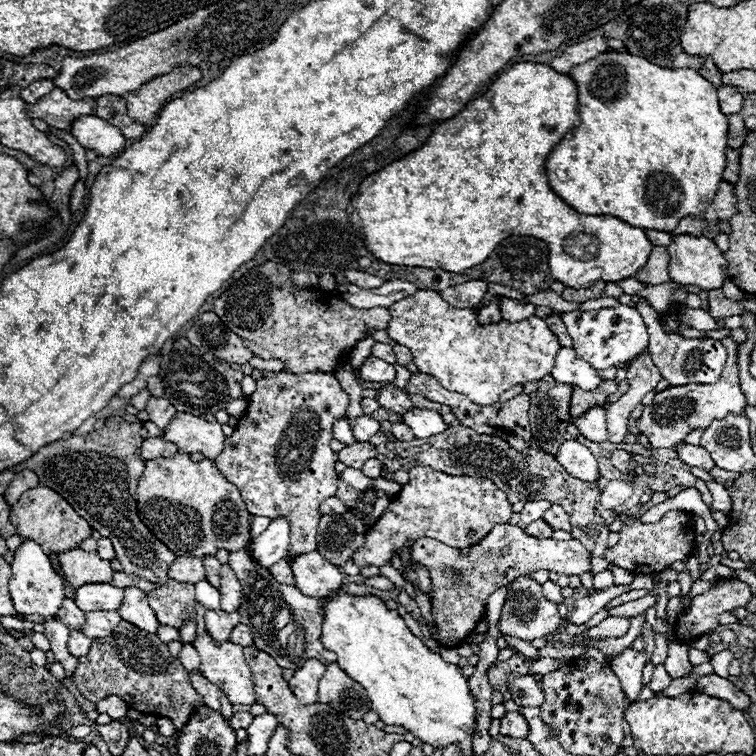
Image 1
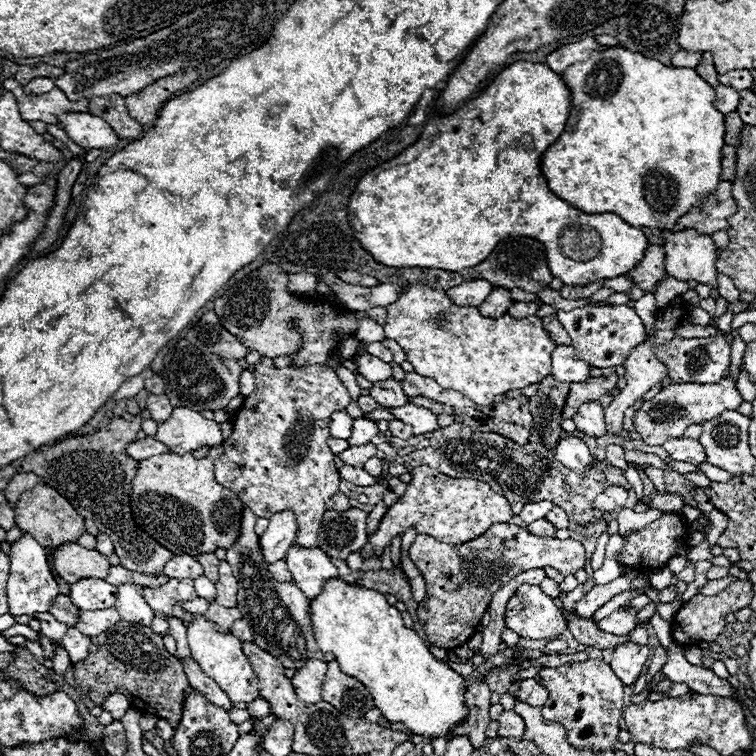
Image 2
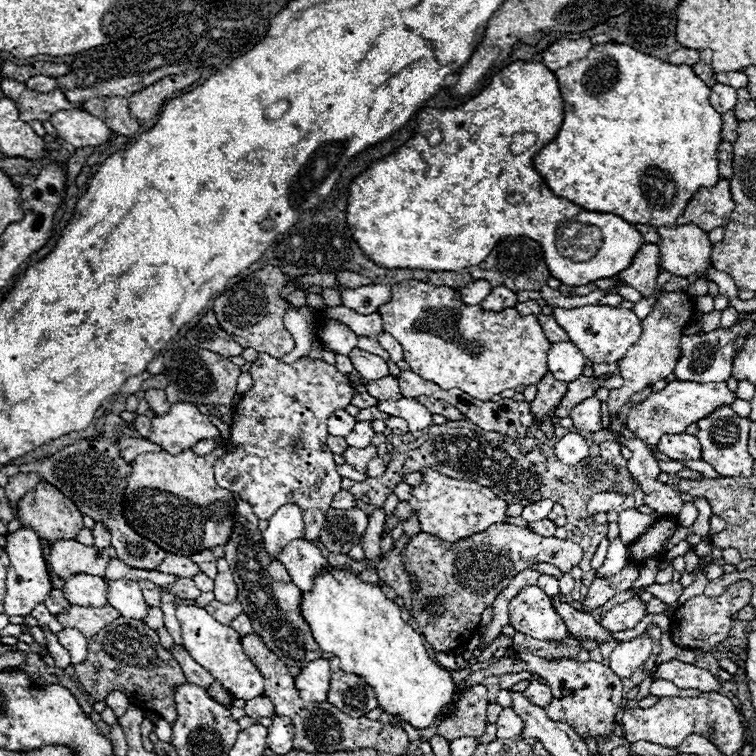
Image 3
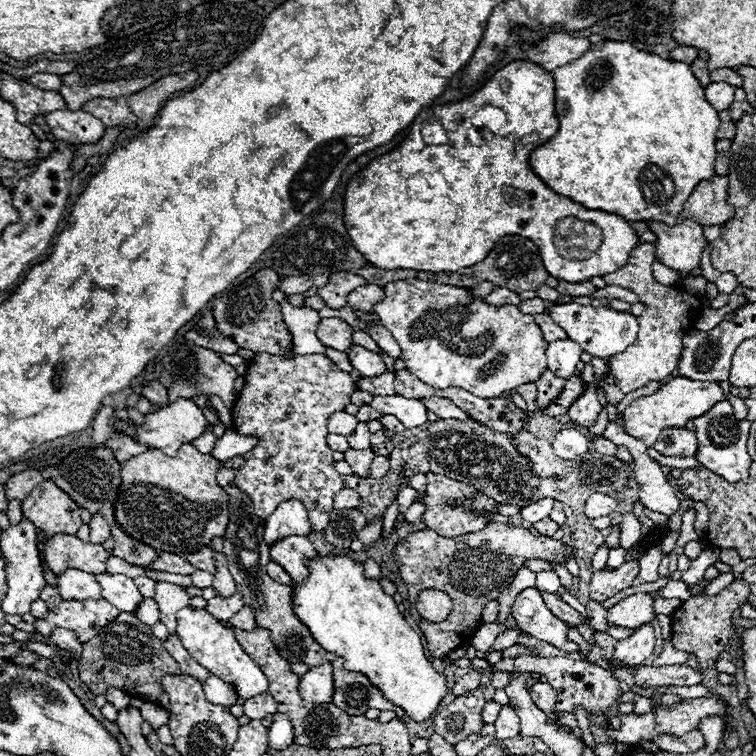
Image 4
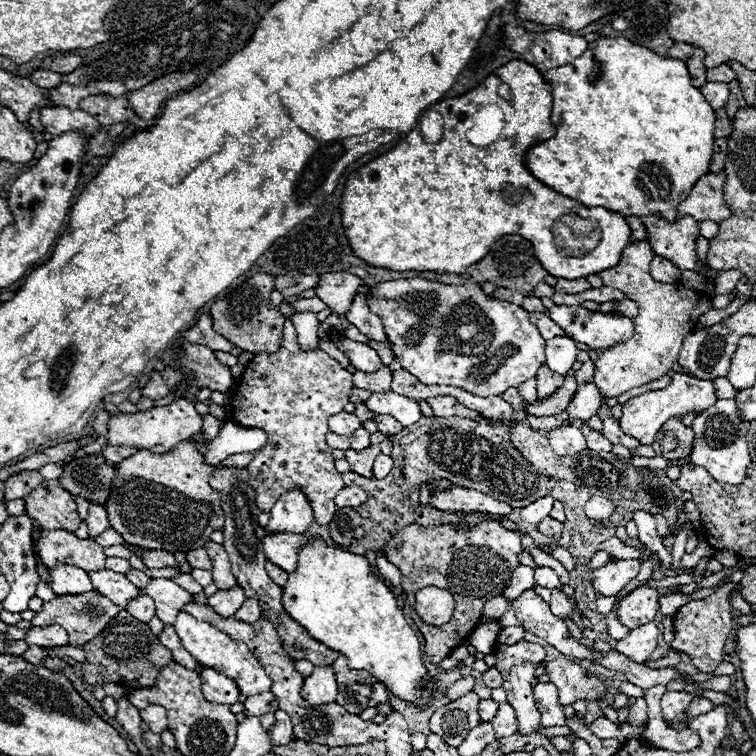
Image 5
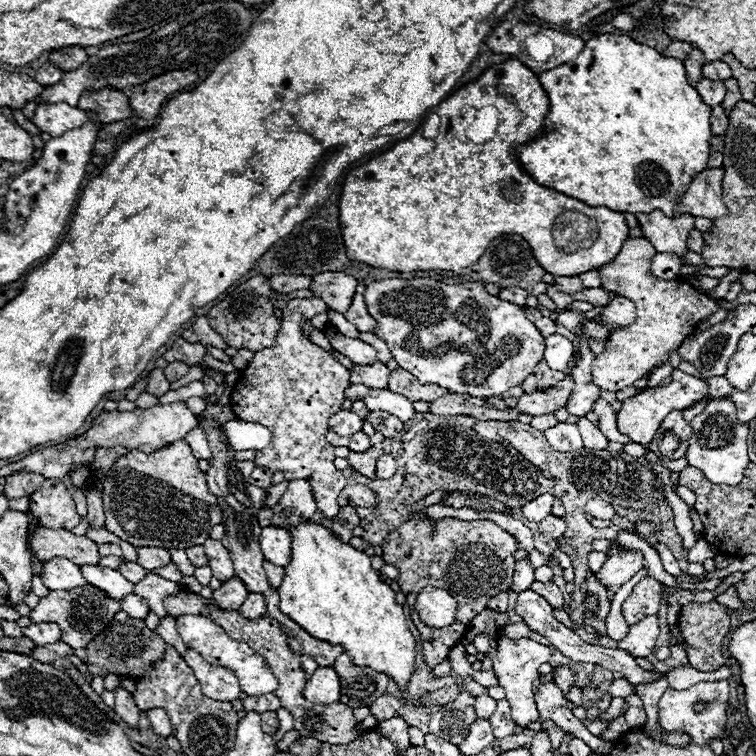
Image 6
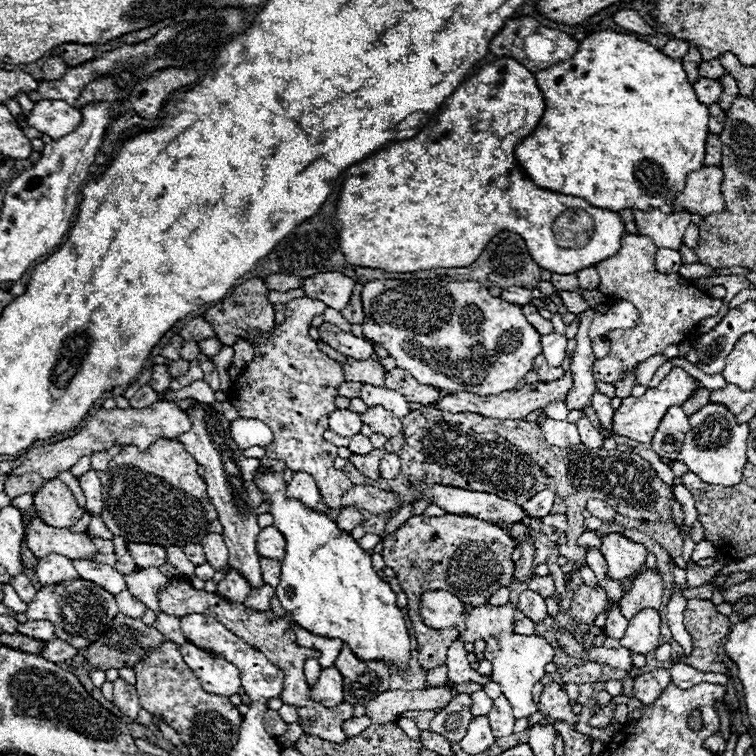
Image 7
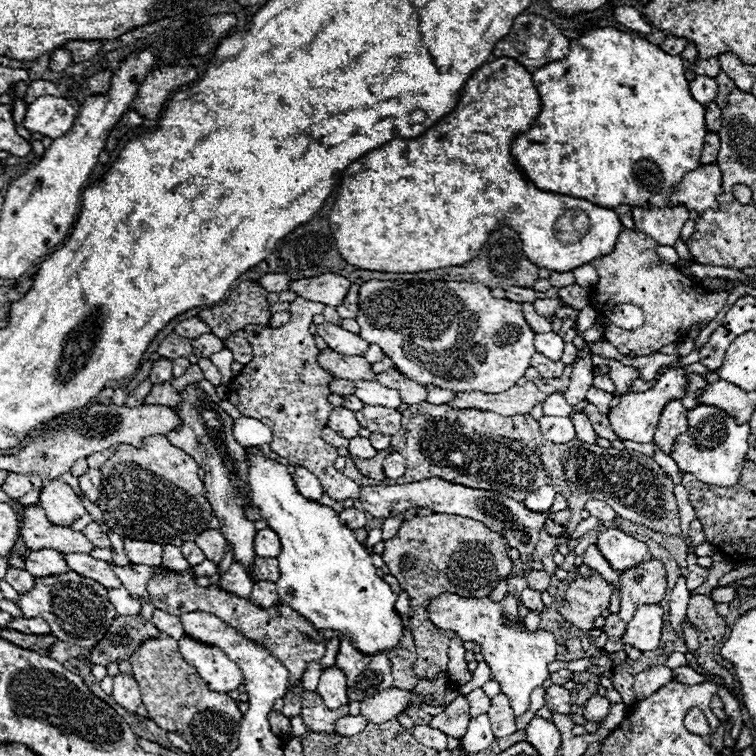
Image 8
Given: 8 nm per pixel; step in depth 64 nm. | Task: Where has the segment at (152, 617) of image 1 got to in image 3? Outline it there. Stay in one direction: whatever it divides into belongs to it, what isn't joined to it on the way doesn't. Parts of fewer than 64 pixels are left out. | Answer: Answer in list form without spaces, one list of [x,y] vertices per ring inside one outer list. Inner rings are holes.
[[[106,580],[108,582],[108,600],[124,618],[144,620],[146,618],[146,602],[134,580]]]

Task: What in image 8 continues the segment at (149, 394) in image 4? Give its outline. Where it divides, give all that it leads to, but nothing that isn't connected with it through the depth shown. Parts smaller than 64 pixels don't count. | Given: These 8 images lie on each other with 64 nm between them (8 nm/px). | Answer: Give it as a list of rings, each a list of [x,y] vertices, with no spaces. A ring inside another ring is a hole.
[[[162,358],[158,362],[154,362],[152,372],[150,372],[150,382],[152,384],[162,384],[172,380],[172,362],[168,358]]]

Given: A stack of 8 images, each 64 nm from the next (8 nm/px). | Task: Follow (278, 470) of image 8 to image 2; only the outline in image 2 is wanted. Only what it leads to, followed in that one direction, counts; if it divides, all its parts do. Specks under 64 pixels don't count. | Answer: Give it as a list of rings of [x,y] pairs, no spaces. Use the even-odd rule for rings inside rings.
[[[340,578],[328,580],[328,584],[322,588],[322,594],[312,600],[312,624],[316,624],[316,640],[320,648],[324,648],[324,652],[332,652],[340,664],[340,670],[360,680],[370,690],[374,706],[388,722],[402,722],[410,732],[424,738],[450,740],[450,730],[466,720],[470,708],[464,702],[464,678],[430,654],[426,642],[414,630],[404,626],[402,614],[390,606],[380,592],[346,584]]]

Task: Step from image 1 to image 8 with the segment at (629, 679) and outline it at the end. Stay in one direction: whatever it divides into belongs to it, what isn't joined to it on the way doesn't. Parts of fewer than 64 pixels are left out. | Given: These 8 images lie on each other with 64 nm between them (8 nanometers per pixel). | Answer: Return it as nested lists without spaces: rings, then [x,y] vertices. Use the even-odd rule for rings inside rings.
[[[648,604],[638,608],[634,618],[628,622],[626,634],[622,636],[624,646],[632,646],[640,652],[656,650],[660,646],[660,632],[664,622],[664,610],[660,604]]]

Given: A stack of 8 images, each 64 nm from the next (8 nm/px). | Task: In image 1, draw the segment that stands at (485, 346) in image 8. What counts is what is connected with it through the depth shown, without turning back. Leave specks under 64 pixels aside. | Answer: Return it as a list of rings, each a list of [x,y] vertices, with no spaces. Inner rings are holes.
[[[420,290],[420,292],[416,292],[416,296],[398,300],[388,310],[390,310],[392,320],[386,328],[386,332],[392,340],[396,340],[398,344],[406,346],[412,352],[414,364],[418,366],[418,370],[422,374],[430,374],[436,380],[440,380],[440,384],[444,388],[448,388],[450,392],[460,392],[460,394],[468,396],[474,404],[484,404],[484,406],[496,404],[500,394],[506,392],[508,388],[544,378],[546,374],[552,372],[554,358],[556,358],[558,350],[562,348],[556,334],[538,316],[530,316],[522,322],[502,320],[498,324],[480,326],[476,310],[454,308],[448,302],[444,302],[440,298],[440,294],[434,290]]]

